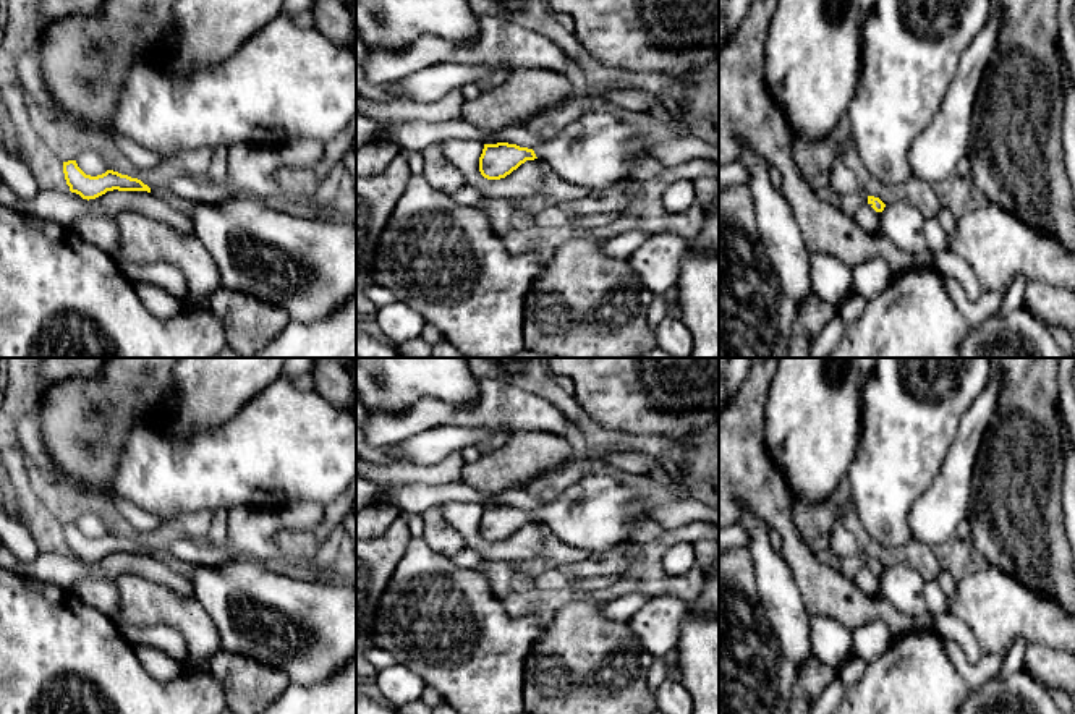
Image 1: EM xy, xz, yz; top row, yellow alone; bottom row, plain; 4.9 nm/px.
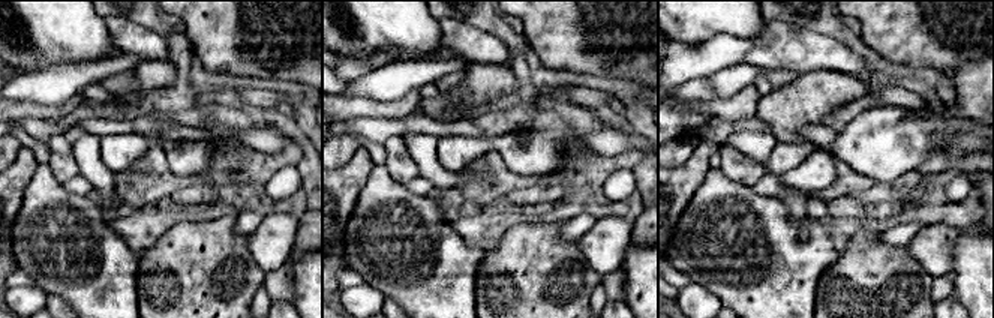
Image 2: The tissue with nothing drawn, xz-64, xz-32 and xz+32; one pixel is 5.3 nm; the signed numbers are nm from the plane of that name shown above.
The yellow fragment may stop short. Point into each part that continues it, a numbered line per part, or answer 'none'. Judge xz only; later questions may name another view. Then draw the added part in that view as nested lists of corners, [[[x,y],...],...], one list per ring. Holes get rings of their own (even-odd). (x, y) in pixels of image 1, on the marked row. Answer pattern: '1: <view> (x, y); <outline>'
1: xz (598, 151); [[[719,58],[680,81],[686,94],[682,117],[661,115],[662,123],[651,138],[639,138],[607,108],[593,107],[538,147],[536,157],[567,183],[591,191],[635,178],[641,160],[648,157],[649,141],[665,128],[698,130],[711,136],[719,128]]]

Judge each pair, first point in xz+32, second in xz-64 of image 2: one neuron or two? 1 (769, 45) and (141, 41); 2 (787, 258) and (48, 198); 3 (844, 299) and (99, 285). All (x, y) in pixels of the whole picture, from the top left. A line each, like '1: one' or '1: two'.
1: one
2: one
3: two

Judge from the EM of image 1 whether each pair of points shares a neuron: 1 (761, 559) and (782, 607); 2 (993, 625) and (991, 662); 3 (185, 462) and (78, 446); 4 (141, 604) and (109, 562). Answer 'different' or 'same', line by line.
1: same
2: different
3: different
4: different

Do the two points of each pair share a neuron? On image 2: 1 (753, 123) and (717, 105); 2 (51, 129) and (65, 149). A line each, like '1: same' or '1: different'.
1: different
2: different

